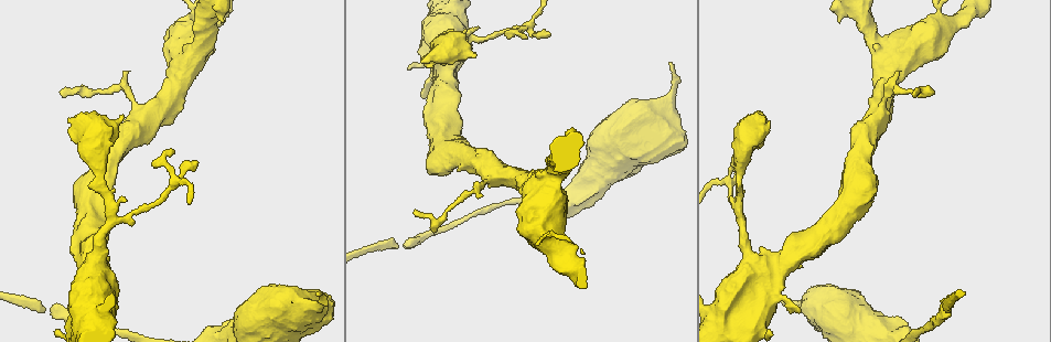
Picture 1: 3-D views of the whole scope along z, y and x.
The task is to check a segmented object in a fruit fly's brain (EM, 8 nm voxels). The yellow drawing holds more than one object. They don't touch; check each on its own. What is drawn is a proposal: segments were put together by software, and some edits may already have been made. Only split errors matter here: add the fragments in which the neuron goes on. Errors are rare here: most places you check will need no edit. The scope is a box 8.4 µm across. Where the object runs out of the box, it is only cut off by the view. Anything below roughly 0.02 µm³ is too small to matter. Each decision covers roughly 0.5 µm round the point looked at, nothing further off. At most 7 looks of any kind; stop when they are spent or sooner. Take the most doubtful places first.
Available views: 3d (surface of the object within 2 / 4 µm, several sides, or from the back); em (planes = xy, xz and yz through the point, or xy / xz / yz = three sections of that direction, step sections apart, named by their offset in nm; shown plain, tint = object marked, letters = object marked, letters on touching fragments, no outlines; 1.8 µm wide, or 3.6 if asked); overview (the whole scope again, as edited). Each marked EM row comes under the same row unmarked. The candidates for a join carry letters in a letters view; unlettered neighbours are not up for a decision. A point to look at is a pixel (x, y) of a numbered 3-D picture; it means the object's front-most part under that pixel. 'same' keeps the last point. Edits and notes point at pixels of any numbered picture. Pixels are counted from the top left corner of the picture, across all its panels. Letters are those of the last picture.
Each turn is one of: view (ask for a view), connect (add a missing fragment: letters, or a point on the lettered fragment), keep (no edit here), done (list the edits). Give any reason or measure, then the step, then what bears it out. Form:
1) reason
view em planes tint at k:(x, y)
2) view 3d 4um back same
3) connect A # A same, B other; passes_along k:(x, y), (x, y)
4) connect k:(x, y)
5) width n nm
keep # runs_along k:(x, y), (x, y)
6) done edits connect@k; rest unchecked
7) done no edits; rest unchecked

thin end
view 3d 4um at 1:(315, 294)

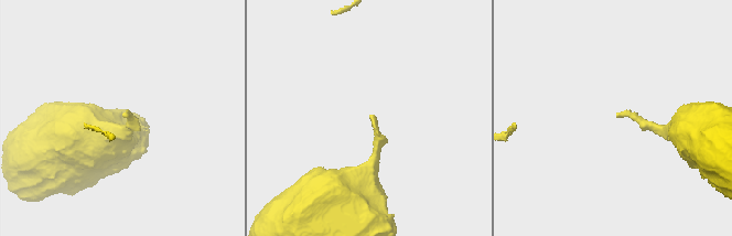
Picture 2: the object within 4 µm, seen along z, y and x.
shape alone is not enough
view em planes tint at 2:(126, 117)

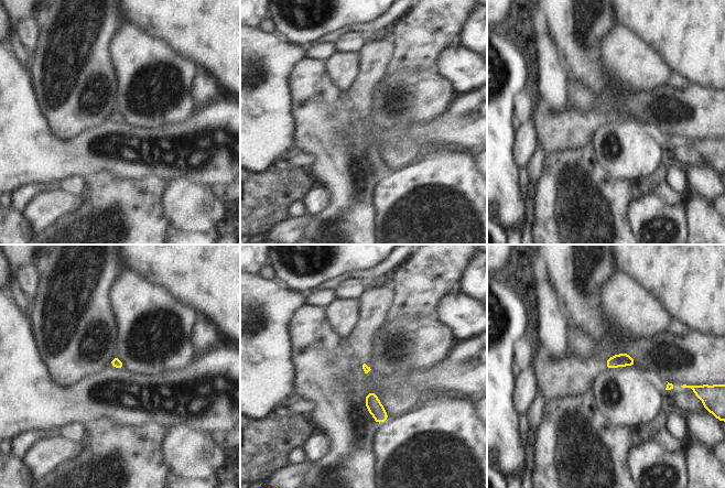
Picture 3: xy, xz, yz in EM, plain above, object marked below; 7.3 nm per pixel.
view em planes letters same

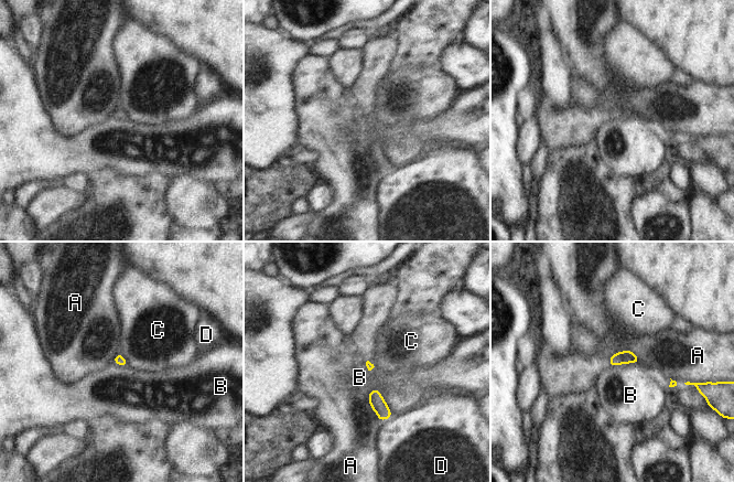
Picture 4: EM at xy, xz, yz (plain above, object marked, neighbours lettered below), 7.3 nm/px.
keep # A other, B other, C other, D other; border 4:(638, 363), (622, 363), (610, 366); no lettered fragment goes on from it

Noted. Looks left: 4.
thick end
view em 3.6um planes letters at 1:(839, 19)

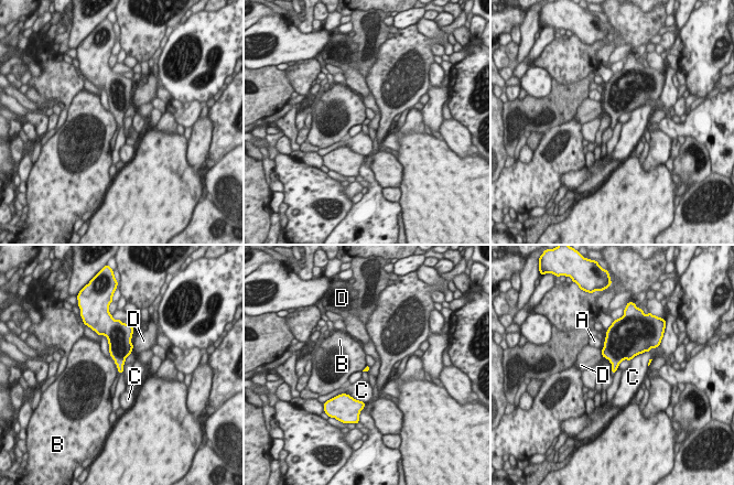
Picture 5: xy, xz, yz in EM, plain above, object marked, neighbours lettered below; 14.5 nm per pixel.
keep # A other, B other, C other, D other; border 5:(111, 358), (118, 370); no lettered fragment goes on from it

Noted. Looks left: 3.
thin end
view 3d 4um at 1:(127, 71)

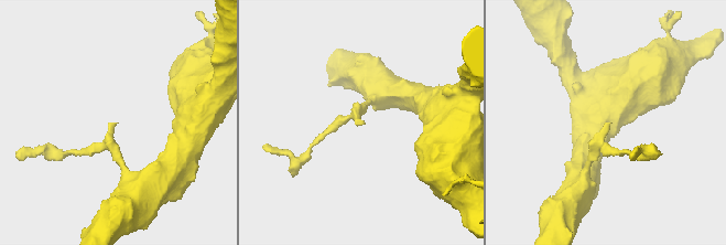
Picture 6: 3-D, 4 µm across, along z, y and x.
view em planes letters at 6:(611, 122)

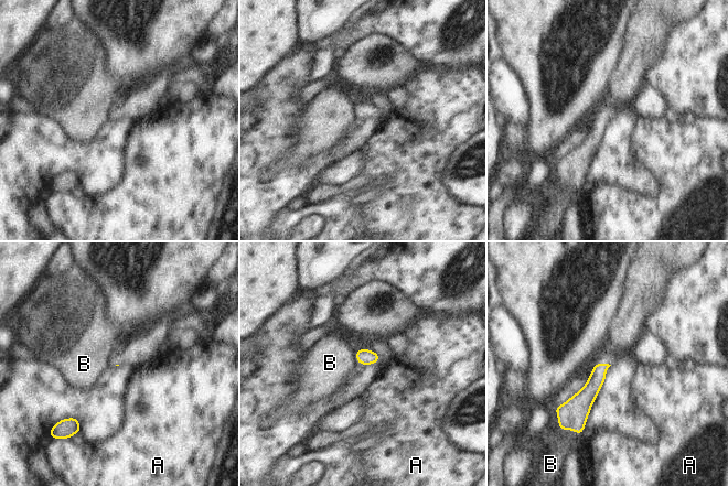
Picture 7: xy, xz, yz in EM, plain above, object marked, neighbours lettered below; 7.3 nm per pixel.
keep # A other, B other; border 7:(569, 429), (581, 434); no lettered fragment goes on from it

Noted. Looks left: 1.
done no edits; rest unchecked

